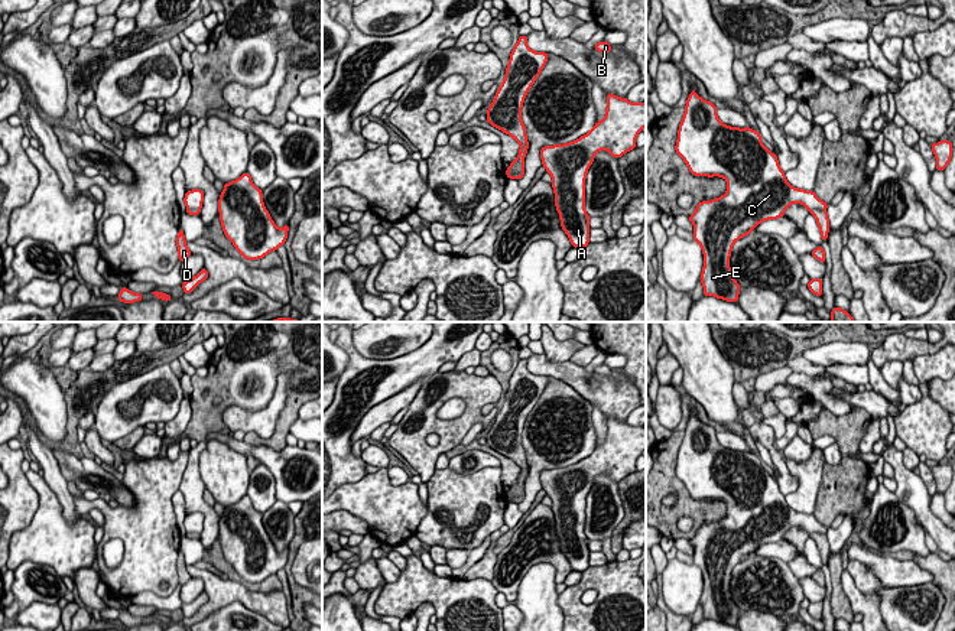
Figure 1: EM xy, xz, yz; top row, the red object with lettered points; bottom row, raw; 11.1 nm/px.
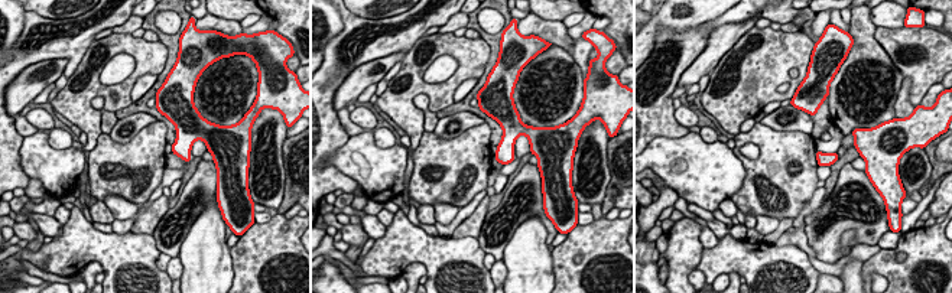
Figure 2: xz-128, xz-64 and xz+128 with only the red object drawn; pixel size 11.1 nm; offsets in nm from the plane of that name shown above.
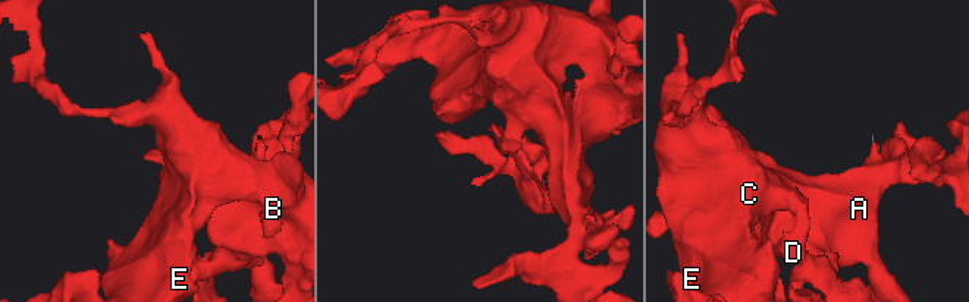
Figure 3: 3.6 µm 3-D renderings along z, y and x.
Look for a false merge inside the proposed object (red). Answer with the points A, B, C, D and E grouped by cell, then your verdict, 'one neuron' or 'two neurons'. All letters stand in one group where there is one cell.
groups A B C E / D; two neurons

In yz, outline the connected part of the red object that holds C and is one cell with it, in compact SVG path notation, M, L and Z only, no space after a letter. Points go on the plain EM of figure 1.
M695 413L686 423L675 474L693 500L727 504L722 520L695 527L695 536L688 541L704 578L699 601L704 619L737 627L741 611L730 591L734 566L760 546L785 540L795 526L809 534L826 534L828 527L813 514L792 510L777 479L761 466L760 456L725 449L714 426L705 425Z

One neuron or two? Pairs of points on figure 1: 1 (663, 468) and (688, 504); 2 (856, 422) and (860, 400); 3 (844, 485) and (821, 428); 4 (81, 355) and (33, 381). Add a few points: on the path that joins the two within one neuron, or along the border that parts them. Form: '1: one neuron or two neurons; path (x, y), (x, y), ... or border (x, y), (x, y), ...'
1: one neuron; path (666, 477), (684, 495)
2: two neurons; border (851, 406), (860, 406), (871, 418)
3: one neuron; path (847, 468), (847, 444), (838, 435)
4: two neurons; border (46, 361), (51, 367)

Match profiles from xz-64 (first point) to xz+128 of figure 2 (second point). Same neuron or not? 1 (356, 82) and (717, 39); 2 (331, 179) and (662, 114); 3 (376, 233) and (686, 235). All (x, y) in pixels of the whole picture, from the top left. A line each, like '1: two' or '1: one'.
1: one
2: one
3: two

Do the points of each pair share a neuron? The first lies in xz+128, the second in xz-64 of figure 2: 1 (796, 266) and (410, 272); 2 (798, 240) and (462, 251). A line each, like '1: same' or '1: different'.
1: different
2: different

